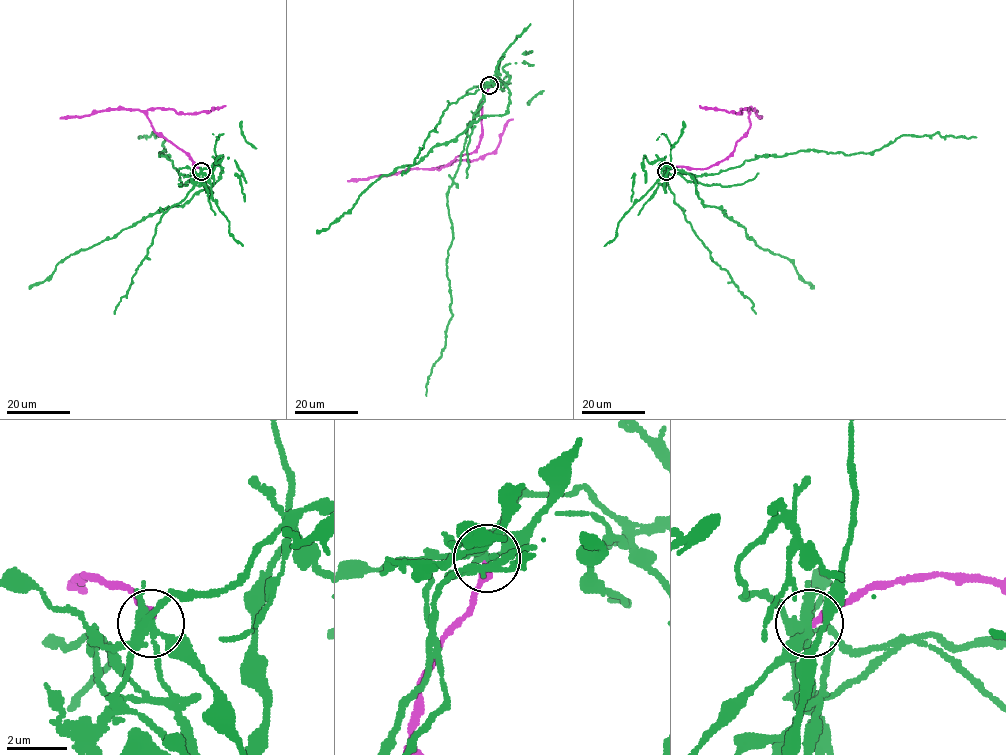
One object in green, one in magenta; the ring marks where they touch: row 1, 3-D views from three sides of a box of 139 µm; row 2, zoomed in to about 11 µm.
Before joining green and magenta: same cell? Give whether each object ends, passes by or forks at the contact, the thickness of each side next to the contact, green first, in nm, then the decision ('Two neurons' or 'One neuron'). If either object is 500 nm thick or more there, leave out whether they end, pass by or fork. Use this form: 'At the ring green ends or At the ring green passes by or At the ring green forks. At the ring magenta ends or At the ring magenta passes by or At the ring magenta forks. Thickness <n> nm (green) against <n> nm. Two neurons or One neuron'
At the ring green forks. At the ring magenta ends. Thickness 280 nm (green) against 280 nm. Two neurons

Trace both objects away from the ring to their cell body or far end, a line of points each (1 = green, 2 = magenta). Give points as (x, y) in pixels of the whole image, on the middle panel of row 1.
1: (489, 86), (483, 86), (478, 112), (467, 127), (448, 192), (452, 317), (426, 396)
2: (489, 86), (481, 99), (478, 147), (440, 169), (434, 168), (491, 153), (504, 125), (513, 119)

